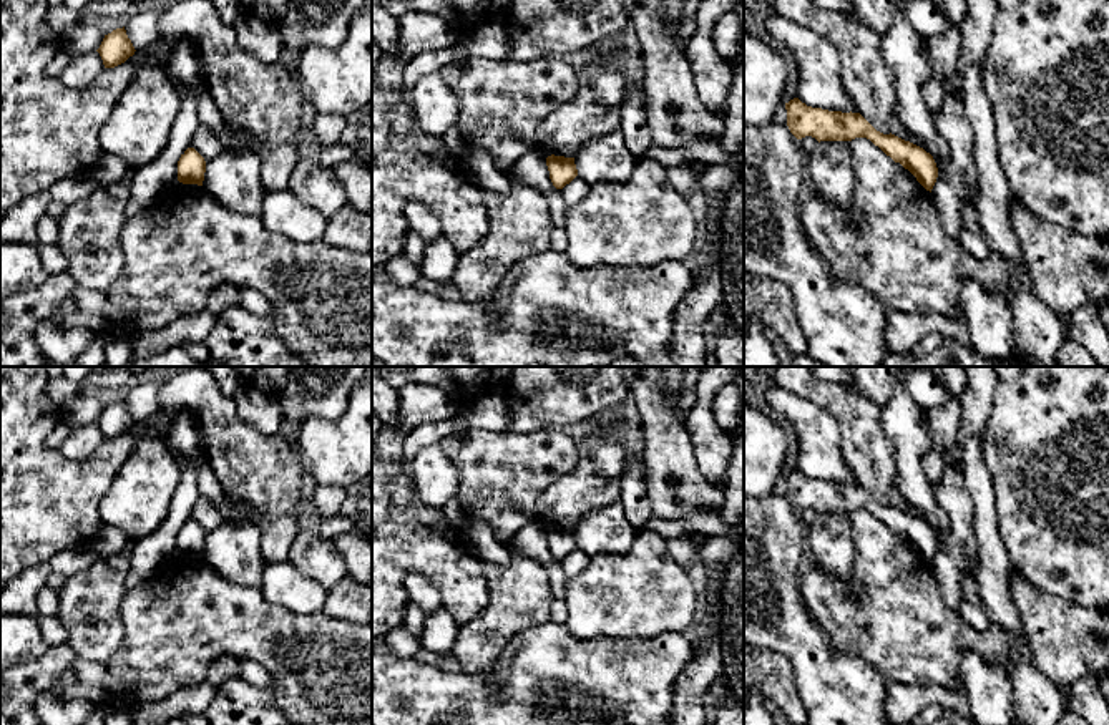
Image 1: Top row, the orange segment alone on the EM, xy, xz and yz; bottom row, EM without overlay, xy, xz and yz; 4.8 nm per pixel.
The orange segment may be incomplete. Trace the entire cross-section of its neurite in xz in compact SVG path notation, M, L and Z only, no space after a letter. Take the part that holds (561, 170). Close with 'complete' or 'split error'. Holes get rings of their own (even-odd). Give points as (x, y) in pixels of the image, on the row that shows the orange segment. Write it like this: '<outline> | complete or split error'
M551 154L546 158L546 166L550 171L550 179L556 189L563 189L578 176L574 158Z | complete

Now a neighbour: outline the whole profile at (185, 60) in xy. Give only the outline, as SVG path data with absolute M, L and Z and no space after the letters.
M181 36L178 46L171 50L166 66L179 76L188 93L179 100L179 111L164 151L151 163L134 169L125 207L126 219L148 209L178 186L178 161L191 148L193 134L199 126L196 106L206 85L196 43Z

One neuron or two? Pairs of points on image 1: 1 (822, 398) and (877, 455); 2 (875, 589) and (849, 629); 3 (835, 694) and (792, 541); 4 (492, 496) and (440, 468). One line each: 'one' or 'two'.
1: one
2: one
3: one
4: two

